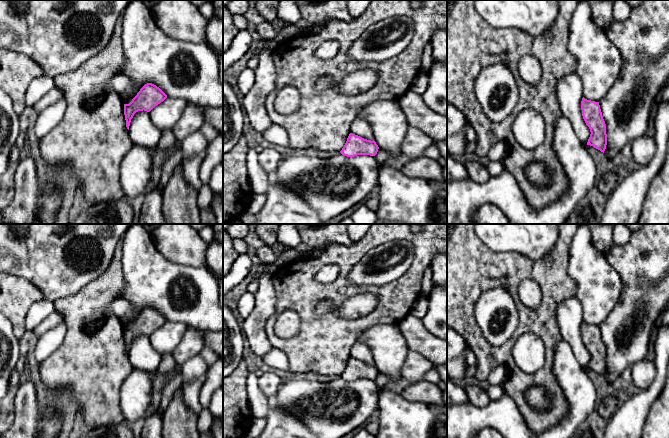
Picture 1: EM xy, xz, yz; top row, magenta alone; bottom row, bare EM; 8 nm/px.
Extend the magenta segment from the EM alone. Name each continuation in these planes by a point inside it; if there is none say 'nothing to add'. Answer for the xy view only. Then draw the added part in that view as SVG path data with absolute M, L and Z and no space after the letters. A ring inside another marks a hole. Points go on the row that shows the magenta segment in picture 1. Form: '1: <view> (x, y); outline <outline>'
nothing to add

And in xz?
nothing to add

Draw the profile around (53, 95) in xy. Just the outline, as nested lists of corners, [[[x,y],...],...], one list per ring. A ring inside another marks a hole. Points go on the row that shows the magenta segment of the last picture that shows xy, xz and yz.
[[[56,87],[50,89],[40,100],[38,100],[33,108],[39,114],[49,106],[56,103],[62,96],[62,91]]]

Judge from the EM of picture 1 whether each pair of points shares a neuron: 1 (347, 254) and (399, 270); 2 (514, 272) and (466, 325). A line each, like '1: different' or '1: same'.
1: different
2: same

